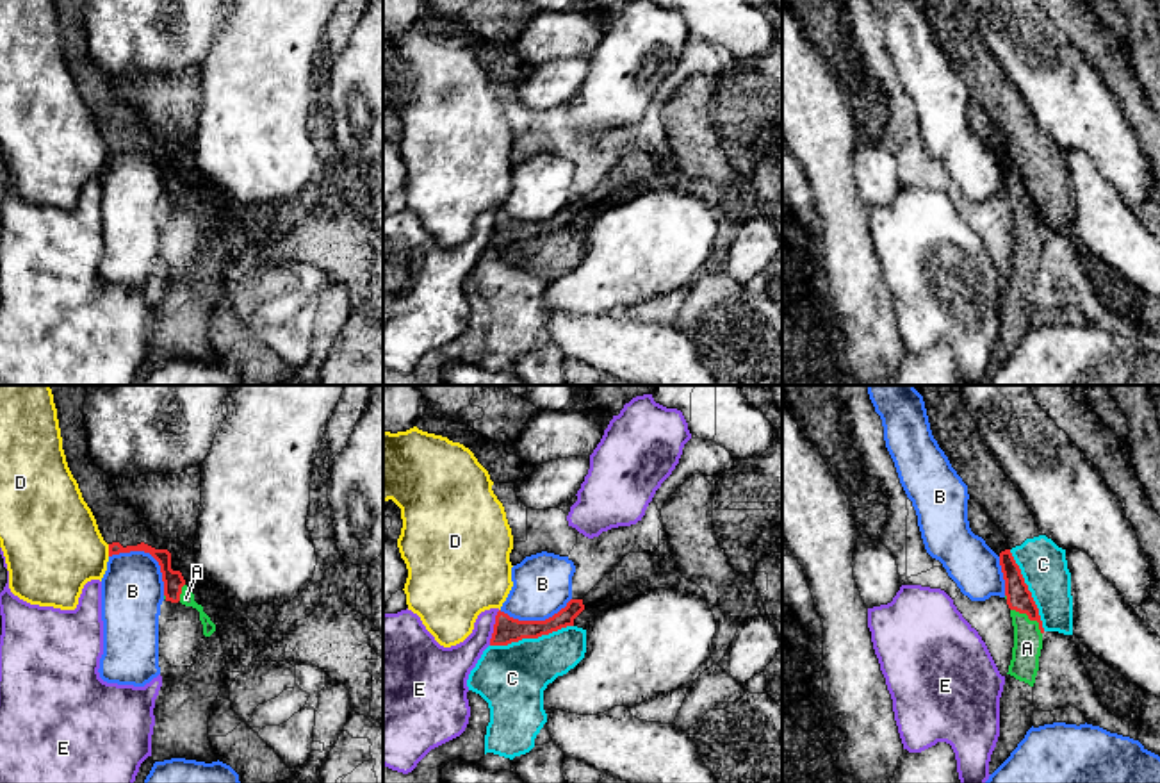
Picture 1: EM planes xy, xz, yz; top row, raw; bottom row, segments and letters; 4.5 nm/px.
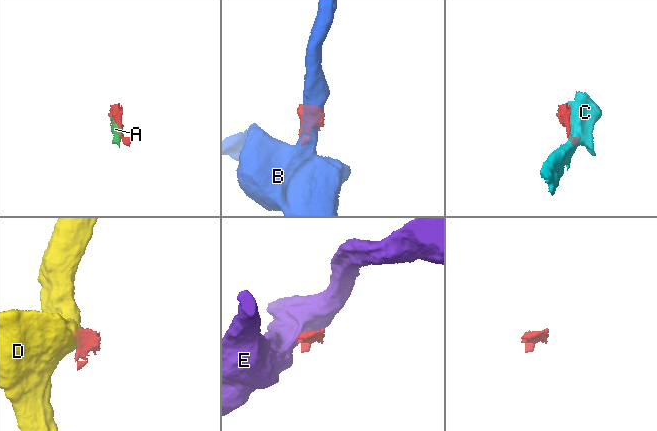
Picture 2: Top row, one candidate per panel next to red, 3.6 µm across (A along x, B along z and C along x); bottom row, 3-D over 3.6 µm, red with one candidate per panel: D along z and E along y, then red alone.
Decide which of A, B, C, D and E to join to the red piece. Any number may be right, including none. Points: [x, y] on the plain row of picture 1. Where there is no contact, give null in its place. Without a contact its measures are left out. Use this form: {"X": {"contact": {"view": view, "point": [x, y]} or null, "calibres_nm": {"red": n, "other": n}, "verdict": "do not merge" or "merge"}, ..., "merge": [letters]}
{"A": {"contact": {"view": "yz", "point": [1030, 220]}, "calibres_nm": {"red": 110, "other": 130}, "verdict": "merge"}, "B": {"contact": {"view": "xy", "point": [150, 154]}, "calibres_nm": {"red": 90, "other": 280}, "verdict": "do not merge"}, "C": {"contact": {"view": "xz", "point": [531, 238]}, "calibres_nm": {"red": 120, "other": 300}, "verdict": "do not merge"}, "D": {"contact": {"view": "xy", "point": [109, 150]}, "calibres_nm": {"red": 70, "other": 440}, "verdict": "do not merge"}, "E": {"contact": {"view": "xz", "point": [494, 229]}, "calibres_nm": {"red": 120, "other": 160}, "verdict": "do not merge"}, "merge": ["A"]}

